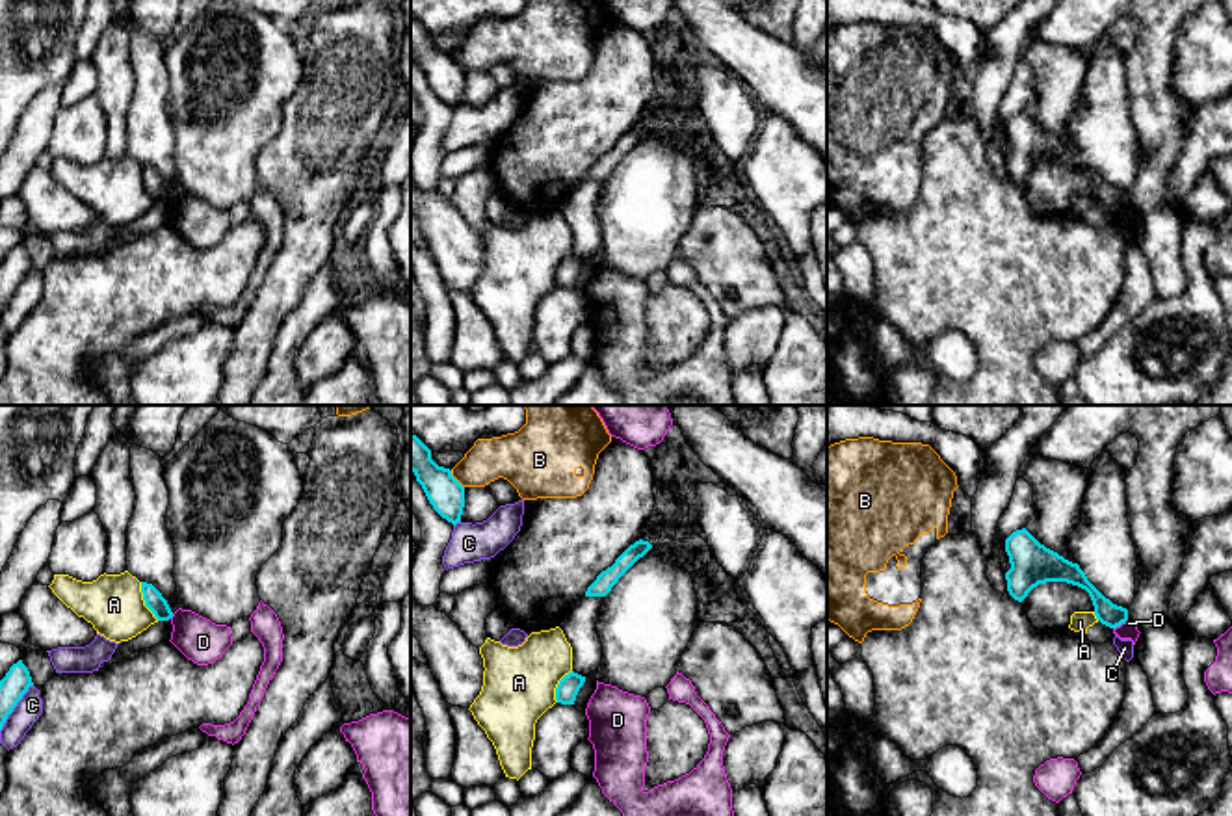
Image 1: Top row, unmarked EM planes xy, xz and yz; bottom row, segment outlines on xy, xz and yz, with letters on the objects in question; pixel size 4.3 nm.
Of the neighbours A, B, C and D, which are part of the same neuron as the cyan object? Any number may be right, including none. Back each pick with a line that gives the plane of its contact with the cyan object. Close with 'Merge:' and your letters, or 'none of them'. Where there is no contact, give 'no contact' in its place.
Merge: none of them

